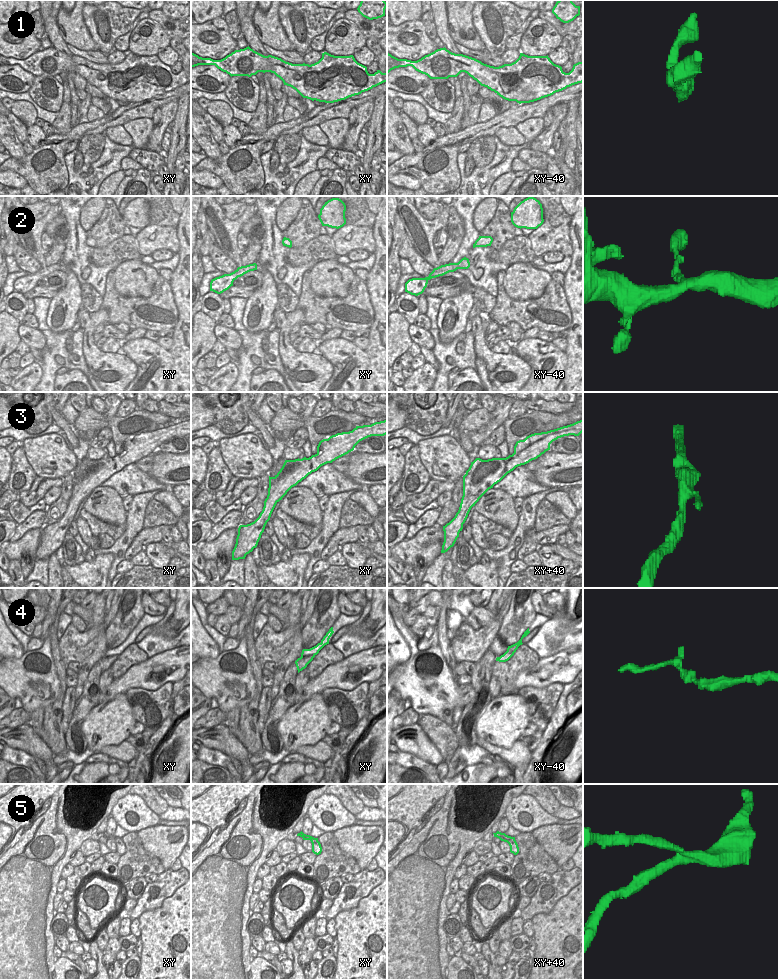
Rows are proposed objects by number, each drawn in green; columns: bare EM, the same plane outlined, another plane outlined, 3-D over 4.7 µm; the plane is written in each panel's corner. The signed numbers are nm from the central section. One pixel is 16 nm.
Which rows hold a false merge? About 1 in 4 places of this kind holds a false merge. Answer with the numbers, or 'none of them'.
none of them

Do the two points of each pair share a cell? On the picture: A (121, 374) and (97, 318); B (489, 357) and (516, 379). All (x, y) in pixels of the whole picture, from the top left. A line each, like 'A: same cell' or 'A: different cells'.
A: same cell
B: same cell

